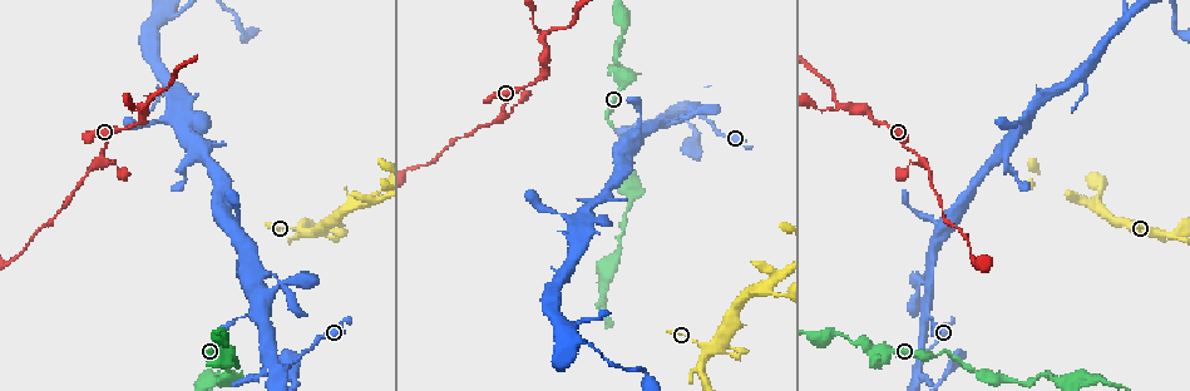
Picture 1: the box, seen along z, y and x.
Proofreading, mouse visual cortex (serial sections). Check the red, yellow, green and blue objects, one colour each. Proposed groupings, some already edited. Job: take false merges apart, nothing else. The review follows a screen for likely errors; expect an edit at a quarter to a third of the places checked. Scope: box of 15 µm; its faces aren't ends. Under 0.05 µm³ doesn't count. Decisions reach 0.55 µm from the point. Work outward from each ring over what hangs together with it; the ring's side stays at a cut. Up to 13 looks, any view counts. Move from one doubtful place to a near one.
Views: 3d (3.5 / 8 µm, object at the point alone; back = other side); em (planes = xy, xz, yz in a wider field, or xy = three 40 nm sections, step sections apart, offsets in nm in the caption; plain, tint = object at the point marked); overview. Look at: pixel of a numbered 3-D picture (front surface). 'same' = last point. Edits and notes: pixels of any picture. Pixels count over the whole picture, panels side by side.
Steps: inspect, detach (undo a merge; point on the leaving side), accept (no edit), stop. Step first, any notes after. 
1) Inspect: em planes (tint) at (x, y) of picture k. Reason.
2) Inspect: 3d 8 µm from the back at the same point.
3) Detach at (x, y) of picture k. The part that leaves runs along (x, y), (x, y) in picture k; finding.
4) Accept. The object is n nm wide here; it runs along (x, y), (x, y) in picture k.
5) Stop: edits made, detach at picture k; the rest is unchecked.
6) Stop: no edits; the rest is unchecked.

Inspect: 3d 8 µm at (714, 346) of picture 1. Branch point.

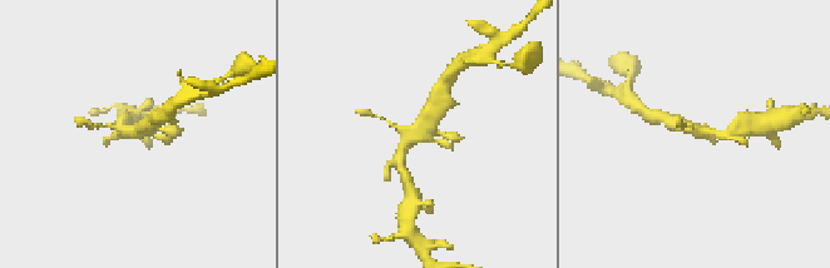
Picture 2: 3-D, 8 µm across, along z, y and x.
Inspect: 3d 3.5 µm at (136, 132) of picture 2.

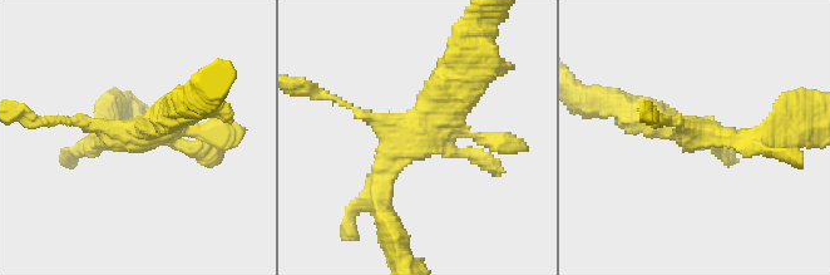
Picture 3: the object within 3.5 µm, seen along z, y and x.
Inspect: em planes (tint) at (412, 131) of picture 3.

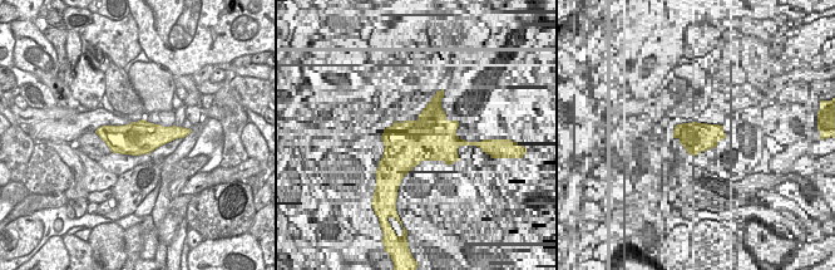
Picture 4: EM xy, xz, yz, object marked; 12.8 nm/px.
Accept. It runs along (341, 102), (414, 131), (460, 65) in picture 3; all the same cell.

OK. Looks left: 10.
Inspect: 3d 3.5 µm from the back at (767, 289) of picture 1. Abrupt turn.

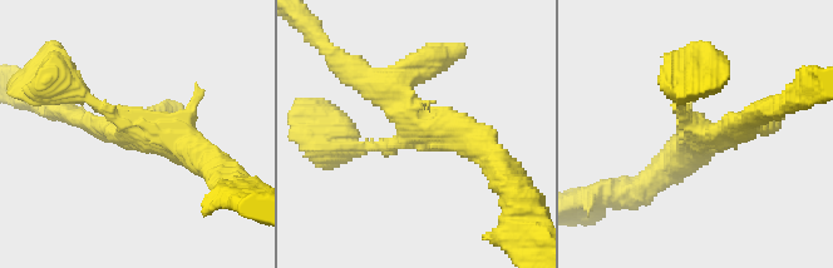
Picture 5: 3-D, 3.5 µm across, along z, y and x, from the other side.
Inspect: em xy step 3 (tint) at (138, 128) of picture 5. 4 arms meet here; the arms are 150, 300, 300, 400 nm wide; need the tissue.

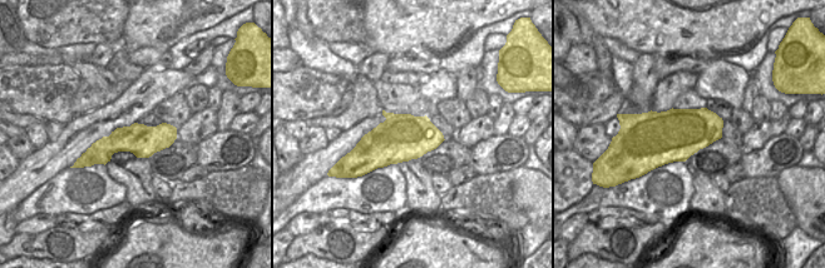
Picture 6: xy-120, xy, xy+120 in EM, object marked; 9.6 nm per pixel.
Accept. It runs along (173, 130), (120, 139), (88, 159) in picture 6; all the same cell.

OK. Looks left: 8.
Inspect: 3d 3.5 µm at (286, 368) of picture 1. Sharp bend.

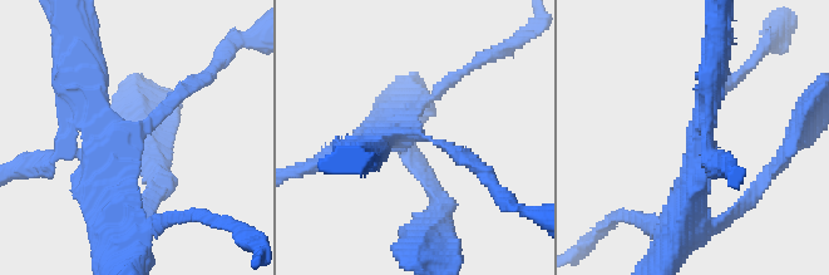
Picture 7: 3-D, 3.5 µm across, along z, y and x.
Accept. The arms are 150, 200, 300, 400 nm wide; it runs along (470, 163), (417, 134), (370, 151) in picture 7; all the same cell.

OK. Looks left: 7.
Inspect: 3d 3.5 µm from the back at (921, 282) of picture 1. Side arm on a straight run.

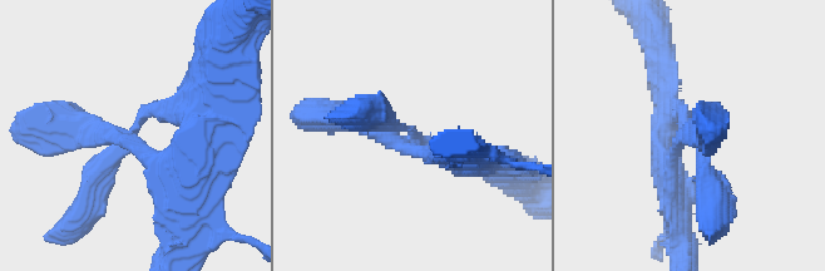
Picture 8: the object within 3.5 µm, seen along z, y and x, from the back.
Inspect: em xy step 2 (tint) at (688, 138) of picture 8. 3 arms meet here; the arms are 250, 300, 350 nm wide; need the tissue.

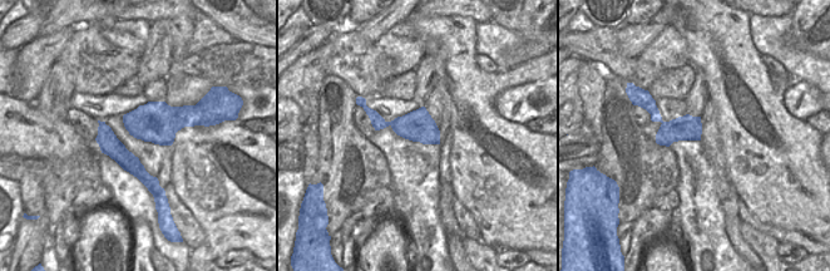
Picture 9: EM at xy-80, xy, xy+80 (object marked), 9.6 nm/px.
Accept. It runs along (191, 178), (87, 124), (36, 128) in picture 8; all the same cell.

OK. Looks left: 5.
Inspect: 3d 3.5 µm at (100, 159) of picture 1. Two arms in line, one across.

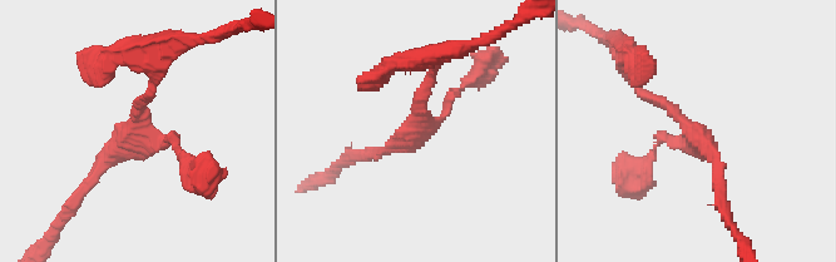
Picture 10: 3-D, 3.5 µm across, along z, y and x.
Accept. It runs along (626, 70), (703, 139), (718, 182) in picture 10; one cell here.

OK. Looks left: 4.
Stop: no edits; the rest is unchecked.

